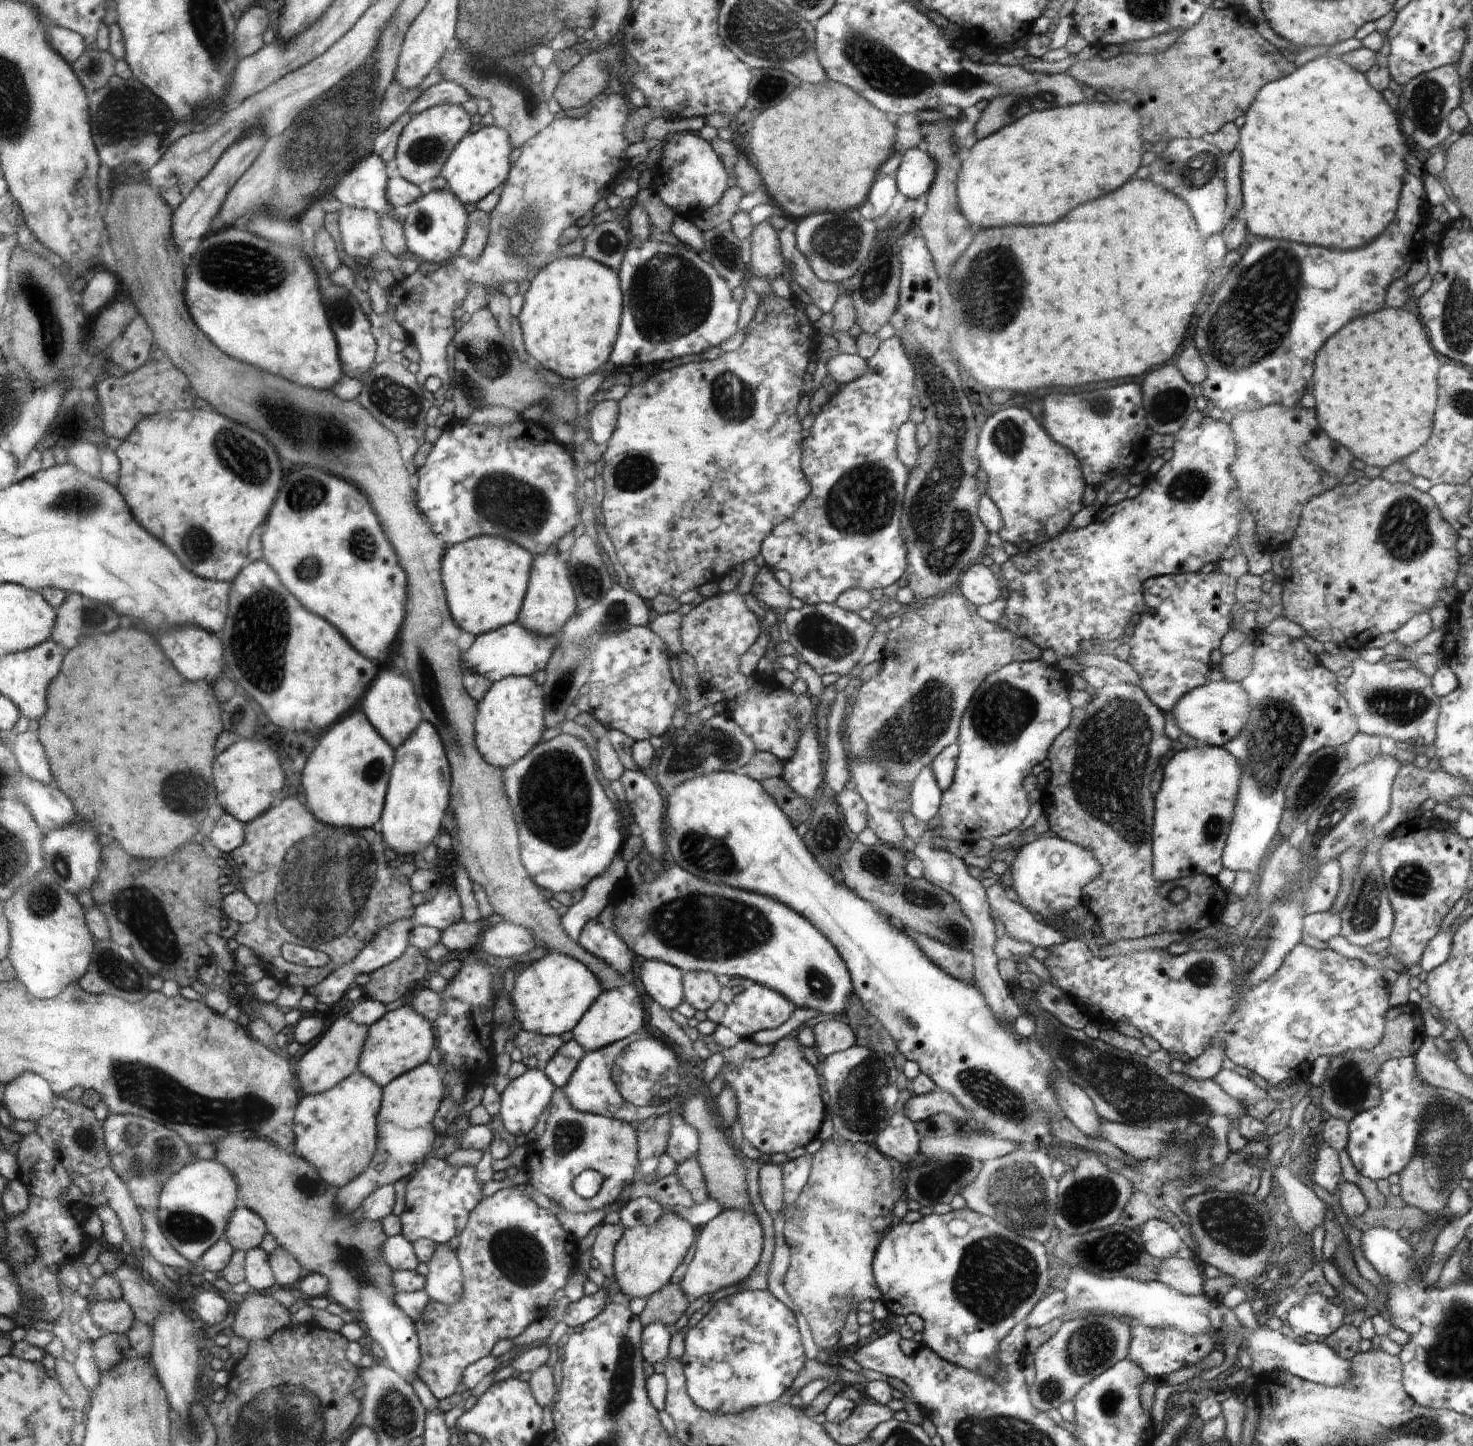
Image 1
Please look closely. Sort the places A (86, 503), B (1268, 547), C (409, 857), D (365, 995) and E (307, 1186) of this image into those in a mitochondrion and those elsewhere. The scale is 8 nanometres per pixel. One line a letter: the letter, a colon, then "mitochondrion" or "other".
A: mitochondrion
B: other
C: other
D: other
E: mitochondrion

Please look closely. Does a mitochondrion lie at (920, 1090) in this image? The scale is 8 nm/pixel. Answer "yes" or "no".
no

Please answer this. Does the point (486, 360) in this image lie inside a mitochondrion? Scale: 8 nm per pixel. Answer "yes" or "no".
yes

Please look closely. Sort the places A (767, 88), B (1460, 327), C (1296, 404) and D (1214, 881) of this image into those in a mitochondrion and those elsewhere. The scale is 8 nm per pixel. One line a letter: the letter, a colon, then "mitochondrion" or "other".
A: mitochondrion
B: mitochondrion
C: other
D: other

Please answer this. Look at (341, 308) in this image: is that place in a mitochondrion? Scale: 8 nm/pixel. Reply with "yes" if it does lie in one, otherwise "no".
yes

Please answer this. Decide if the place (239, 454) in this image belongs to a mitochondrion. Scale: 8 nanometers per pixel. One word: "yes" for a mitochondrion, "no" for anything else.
yes

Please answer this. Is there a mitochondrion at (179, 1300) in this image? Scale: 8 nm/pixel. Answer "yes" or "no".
no

